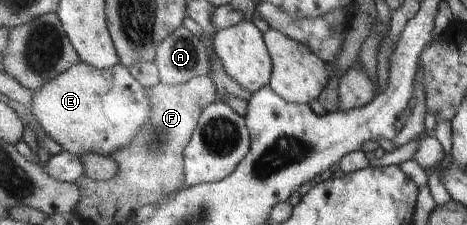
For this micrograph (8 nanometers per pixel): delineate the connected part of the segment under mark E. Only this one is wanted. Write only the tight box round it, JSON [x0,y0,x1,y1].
[33,63,151,156]

